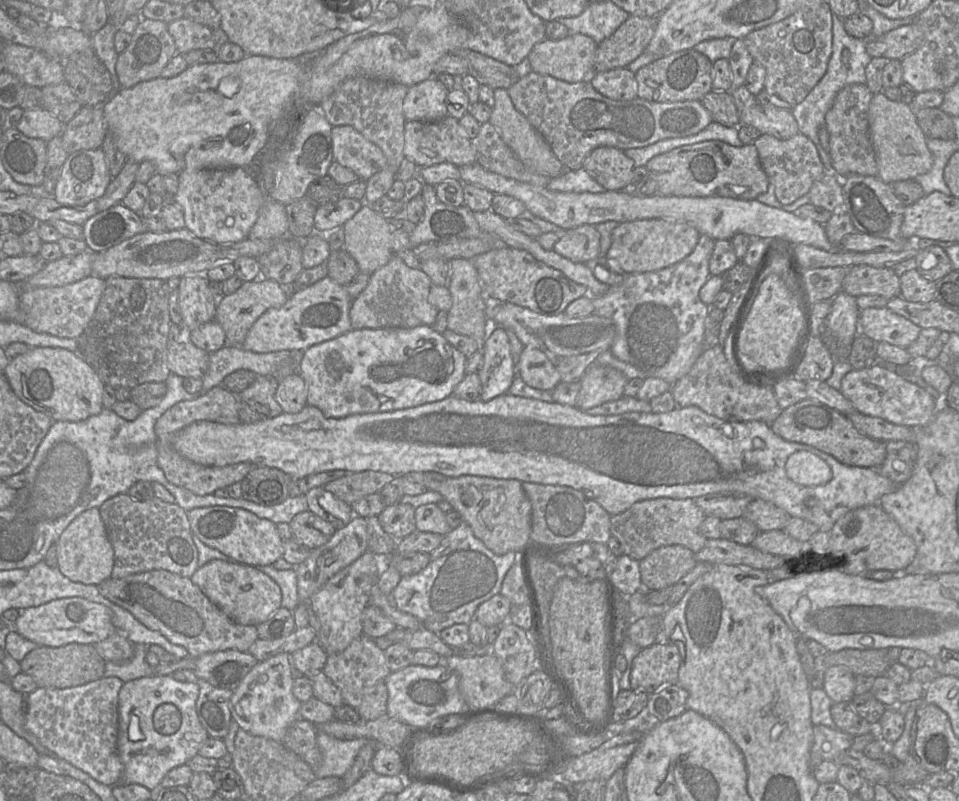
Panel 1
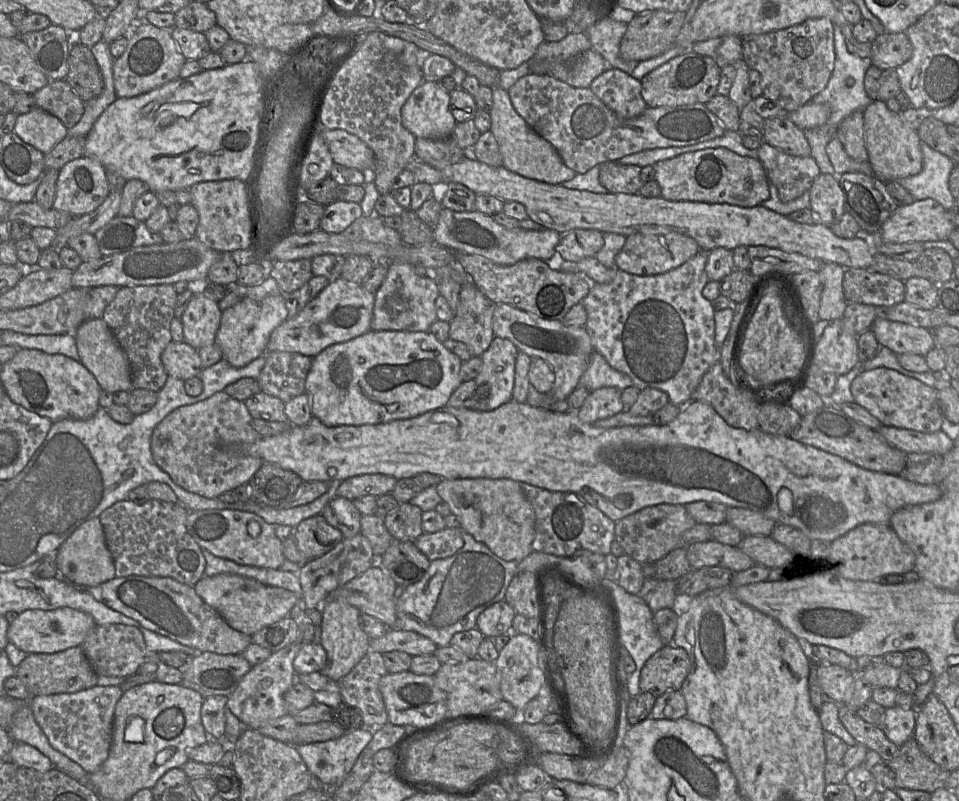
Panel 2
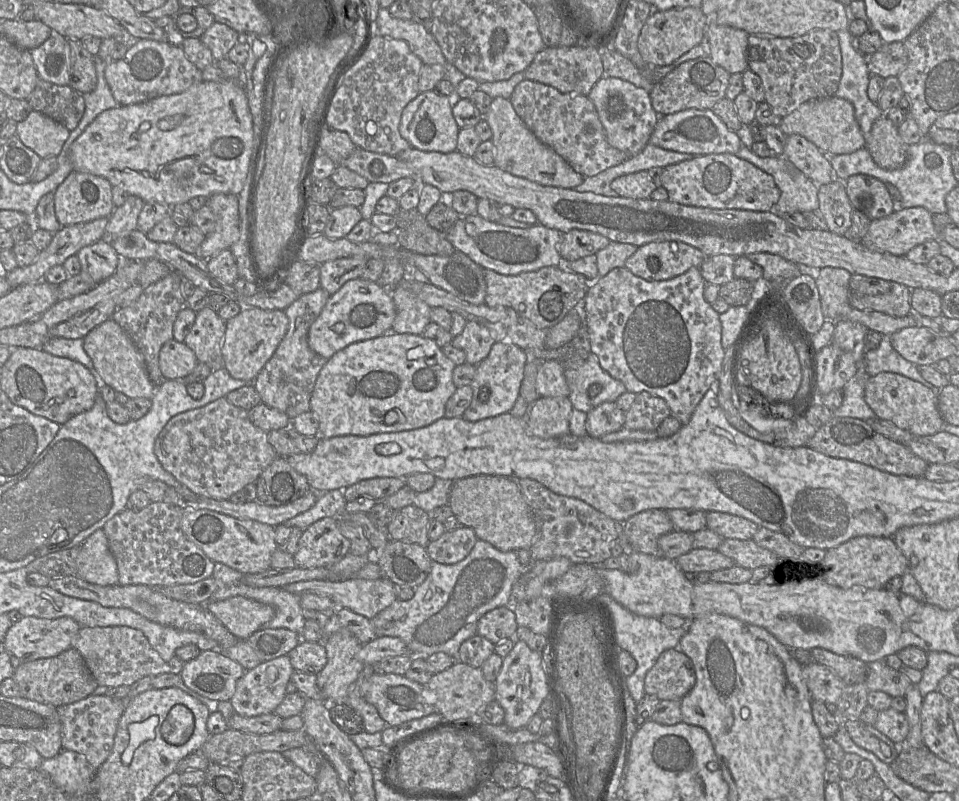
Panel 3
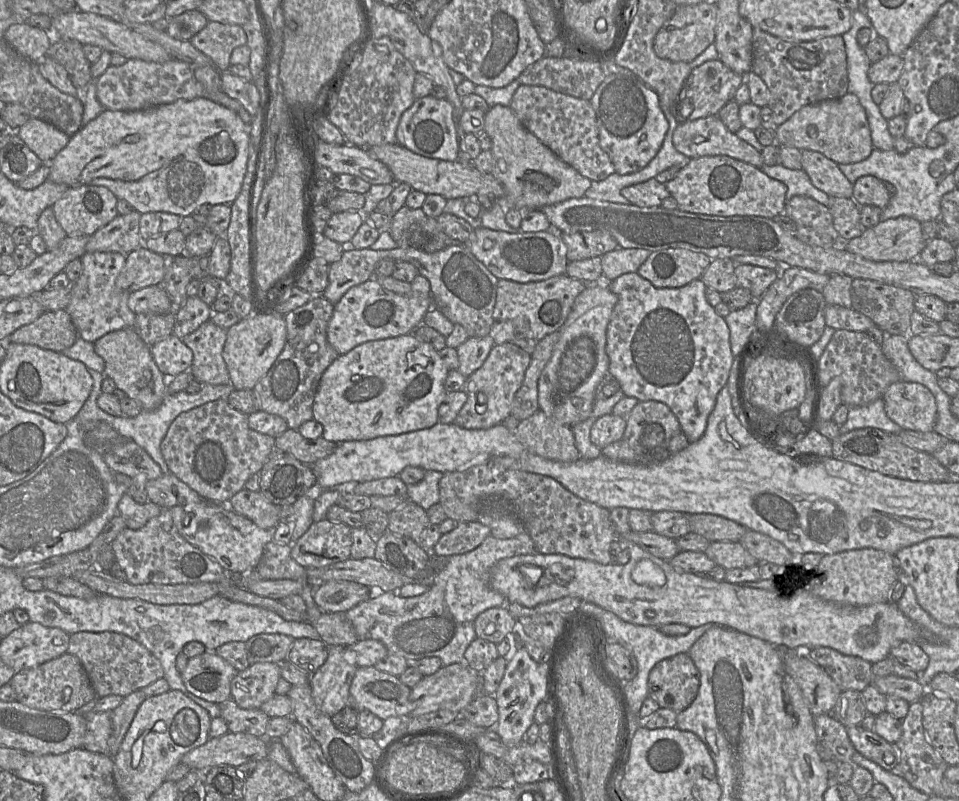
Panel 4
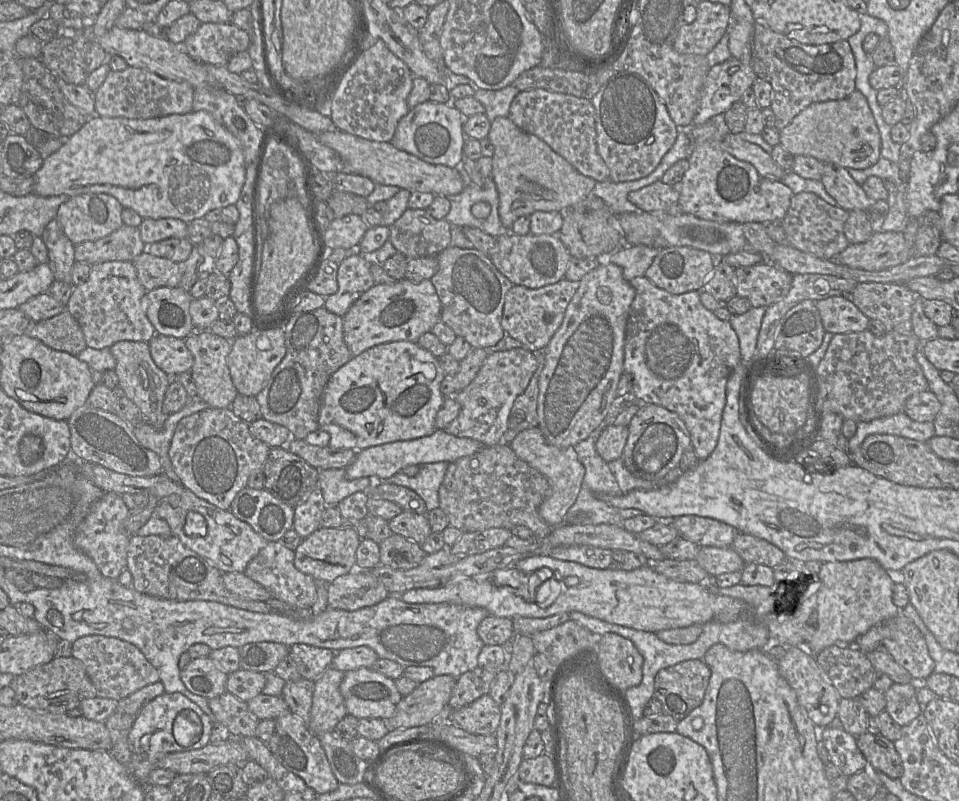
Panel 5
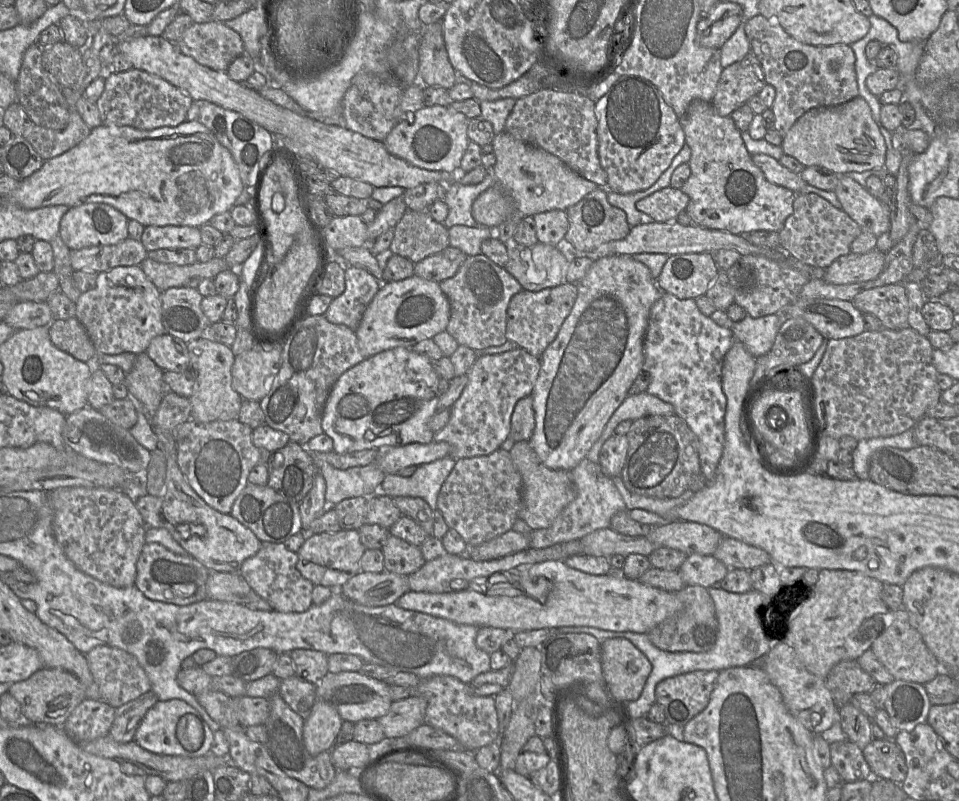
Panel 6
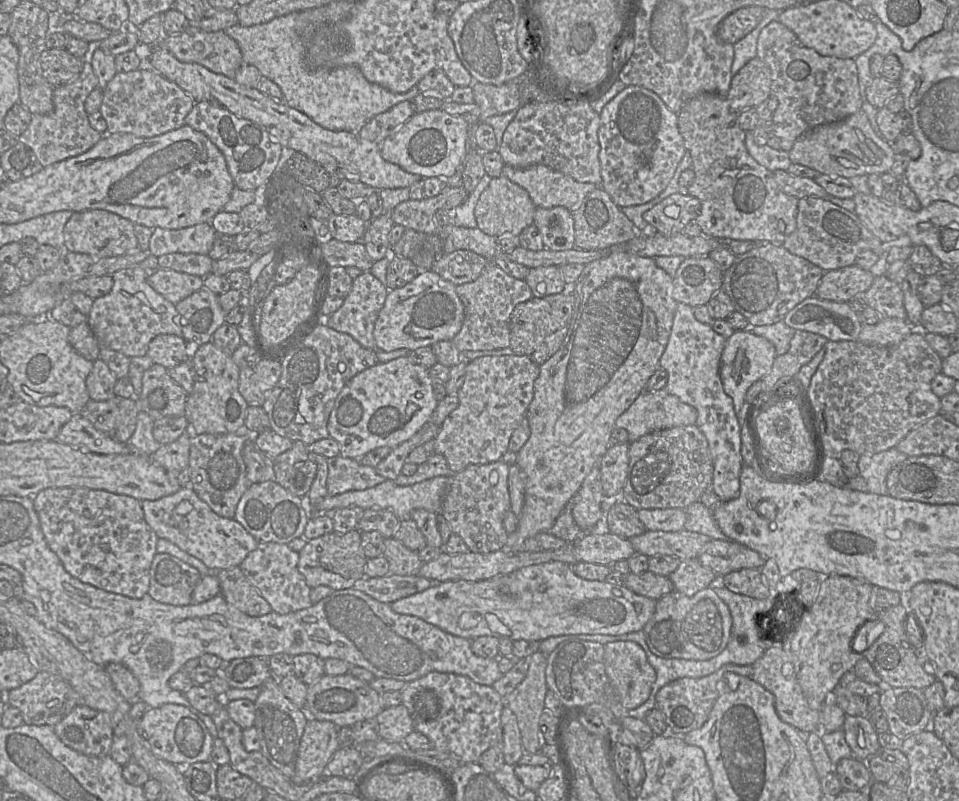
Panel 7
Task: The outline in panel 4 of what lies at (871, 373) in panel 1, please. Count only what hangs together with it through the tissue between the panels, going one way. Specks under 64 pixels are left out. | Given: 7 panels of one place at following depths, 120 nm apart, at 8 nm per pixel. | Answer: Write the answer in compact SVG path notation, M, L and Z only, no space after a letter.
M899 380L884 392L887 416L903 430L933 431L937 420L937 403L932 392L923 384Z

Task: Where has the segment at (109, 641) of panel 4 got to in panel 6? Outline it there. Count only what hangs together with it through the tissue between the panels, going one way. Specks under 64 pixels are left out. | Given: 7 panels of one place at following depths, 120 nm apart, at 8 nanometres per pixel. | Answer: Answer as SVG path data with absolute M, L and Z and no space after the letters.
M99 645L84 655L98 685L100 700L114 708L118 708L151 690L151 682L146 672L136 657L127 651L108 645Z

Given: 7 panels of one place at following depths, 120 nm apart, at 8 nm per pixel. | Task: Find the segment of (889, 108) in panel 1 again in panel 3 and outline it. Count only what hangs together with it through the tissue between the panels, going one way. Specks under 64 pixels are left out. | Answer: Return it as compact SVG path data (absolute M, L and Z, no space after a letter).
M886 115L873 124L866 148L874 162L883 169L894 170L902 167L908 158L908 147L895 126Z

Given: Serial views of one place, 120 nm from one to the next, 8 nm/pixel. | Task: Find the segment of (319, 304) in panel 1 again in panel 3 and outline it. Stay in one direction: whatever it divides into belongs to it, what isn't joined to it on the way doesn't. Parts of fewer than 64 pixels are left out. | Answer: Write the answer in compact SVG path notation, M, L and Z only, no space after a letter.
M356 278L347 281L337 292L330 295L317 319L312 323L308 331L308 345L318 355L329 359L337 351L346 346L371 338L393 332L391 330L395 319L396 309L390 291L376 282Z

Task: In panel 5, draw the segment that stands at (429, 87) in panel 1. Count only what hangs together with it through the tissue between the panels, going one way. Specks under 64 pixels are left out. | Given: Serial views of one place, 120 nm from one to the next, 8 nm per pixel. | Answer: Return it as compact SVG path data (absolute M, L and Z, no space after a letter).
M430 100L418 104L402 117L390 143L430 164L441 164L460 169L466 135L463 132L464 116L451 103Z

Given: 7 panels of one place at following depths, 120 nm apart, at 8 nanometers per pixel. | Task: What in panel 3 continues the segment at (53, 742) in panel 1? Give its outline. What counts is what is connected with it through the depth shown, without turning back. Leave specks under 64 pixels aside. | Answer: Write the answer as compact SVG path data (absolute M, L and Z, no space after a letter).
M94 693L77 702L56 707L62 723L62 748L85 755L98 769L110 755L118 723L125 709L122 699Z

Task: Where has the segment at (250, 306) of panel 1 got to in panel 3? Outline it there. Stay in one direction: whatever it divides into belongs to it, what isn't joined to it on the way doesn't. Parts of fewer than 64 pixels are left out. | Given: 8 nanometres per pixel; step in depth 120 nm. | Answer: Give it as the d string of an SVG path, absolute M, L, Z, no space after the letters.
M242 307L238 315L226 321L221 349L223 366L233 378L253 382L274 354L286 334L287 328L288 318L283 310Z

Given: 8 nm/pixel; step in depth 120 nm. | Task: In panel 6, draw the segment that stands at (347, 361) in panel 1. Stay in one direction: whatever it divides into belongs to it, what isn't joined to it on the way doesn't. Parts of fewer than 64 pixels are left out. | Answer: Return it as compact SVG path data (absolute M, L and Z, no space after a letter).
M405 347L382 351L345 371L329 393L322 419L323 432L333 440L333 451L346 454L367 449L377 450L384 446L432 442L434 432L429 427L429 421L438 410L439 379L433 362Z

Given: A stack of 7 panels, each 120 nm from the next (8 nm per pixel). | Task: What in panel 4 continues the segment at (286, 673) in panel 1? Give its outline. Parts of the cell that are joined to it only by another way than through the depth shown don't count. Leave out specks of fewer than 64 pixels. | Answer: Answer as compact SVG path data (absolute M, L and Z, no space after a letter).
M254 663L238 672L231 681L231 698L243 709L259 709L275 695L281 677L280 664Z

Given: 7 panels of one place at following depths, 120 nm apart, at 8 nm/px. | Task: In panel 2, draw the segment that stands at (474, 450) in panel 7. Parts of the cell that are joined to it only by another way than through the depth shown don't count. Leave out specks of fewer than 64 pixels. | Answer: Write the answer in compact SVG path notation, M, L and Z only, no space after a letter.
M493 338L488 349L480 356L482 365L474 379L477 389L470 409L491 411L512 400L518 352L510 340Z

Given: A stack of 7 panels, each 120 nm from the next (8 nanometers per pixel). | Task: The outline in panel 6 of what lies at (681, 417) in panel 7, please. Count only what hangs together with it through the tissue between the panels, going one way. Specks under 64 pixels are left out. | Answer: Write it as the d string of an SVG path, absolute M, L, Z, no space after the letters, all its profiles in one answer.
M647 392L637 395L627 396L623 403L617 408L609 419L599 440L607 440L613 434L615 429L625 420L635 421L639 418L649 415L674 415L674 407Z

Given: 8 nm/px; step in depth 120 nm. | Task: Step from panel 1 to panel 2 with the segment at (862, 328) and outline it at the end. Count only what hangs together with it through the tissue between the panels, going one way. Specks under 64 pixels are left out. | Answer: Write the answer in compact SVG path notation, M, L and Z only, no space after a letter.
M876 317L869 329L872 330L881 346L886 346L895 354L911 353L925 357L935 347L932 331L923 327Z

